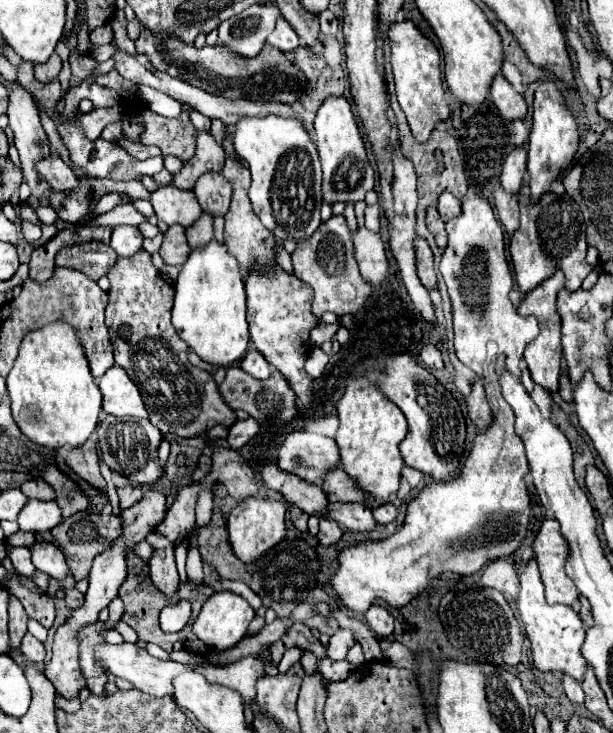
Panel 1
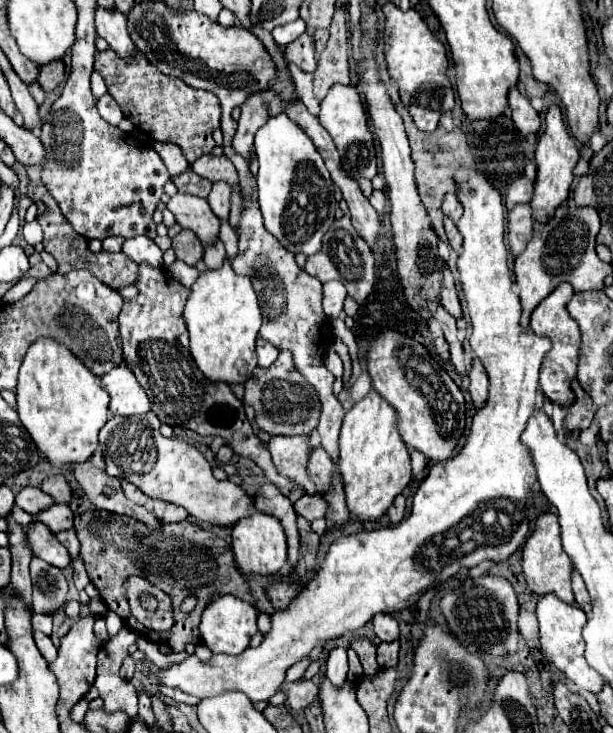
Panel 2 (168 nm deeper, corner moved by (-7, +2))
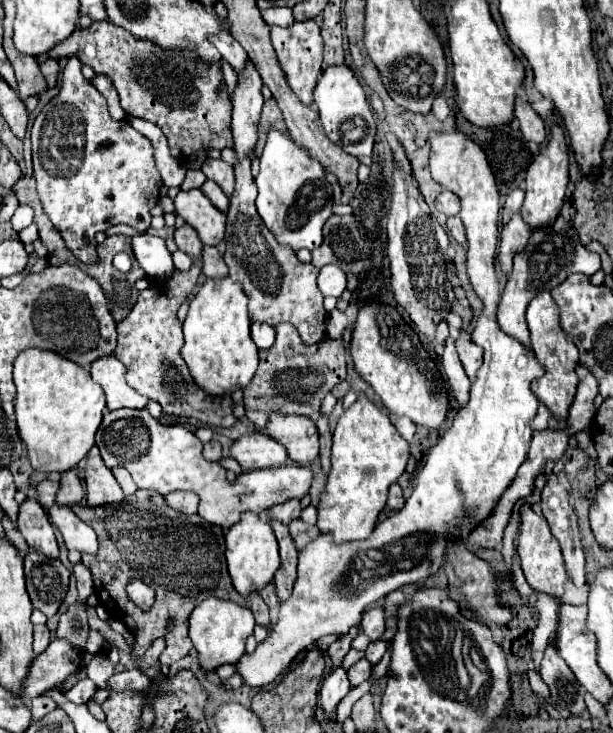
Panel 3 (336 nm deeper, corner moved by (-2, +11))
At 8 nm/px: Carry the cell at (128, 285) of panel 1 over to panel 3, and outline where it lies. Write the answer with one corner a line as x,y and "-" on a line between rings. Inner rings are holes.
196,259
190,267
190,271
176,271
168,281
154,281
148,289
140,291
138,295
138,303
132,309
132,313
126,317
126,321
118,323
118,347
114,351
114,355
124,363
126,367
126,381
140,393
146,395
148,399
160,403
160,407
164,409
164,413
168,415
178,415
178,417
194,417
204,425
210,427
232,427
236,423
236,417
232,413
232,399
222,395
222,397
212,397
208,393
204,393
196,383
192,383
192,377
186,369
184,359
180,357
180,349
182,347
182,323
178,321
178,307
186,301
186,297
190,295
190,291
194,289
198,277
202,273
202,261

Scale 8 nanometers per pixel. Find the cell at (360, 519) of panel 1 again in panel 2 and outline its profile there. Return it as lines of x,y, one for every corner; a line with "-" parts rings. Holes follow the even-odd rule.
303,494
293,504
293,508
295,508
297,514
301,514
309,522
313,522
313,520
325,516
325,512
327,512
327,500
321,494

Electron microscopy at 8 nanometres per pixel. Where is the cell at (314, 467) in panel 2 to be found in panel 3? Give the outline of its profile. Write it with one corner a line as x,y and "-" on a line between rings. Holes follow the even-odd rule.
272,413
264,429
274,441
286,447
288,459
300,465
310,465
318,457
318,429
316,421
302,415

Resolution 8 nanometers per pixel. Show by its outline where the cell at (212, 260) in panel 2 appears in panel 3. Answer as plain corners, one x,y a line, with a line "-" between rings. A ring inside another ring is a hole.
204,247
204,253
202,253
202,263
204,263
204,275
210,277
210,279
222,279
228,275
228,269
226,269
226,263
222,259
222,255
218,253
216,247

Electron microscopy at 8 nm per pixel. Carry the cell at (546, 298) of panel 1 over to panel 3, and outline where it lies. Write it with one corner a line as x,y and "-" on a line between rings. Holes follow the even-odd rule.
548,291
540,293
530,305
528,305
528,329
532,335
532,349
538,355
538,363
544,365
544,375
532,383
532,391
538,397
540,403
548,407
548,411
564,421
568,417
568,409
574,401
576,395
576,385
578,385
578,375
576,375
576,365
578,365
578,349
574,341
564,333
558,321
558,307
554,305
554,299

